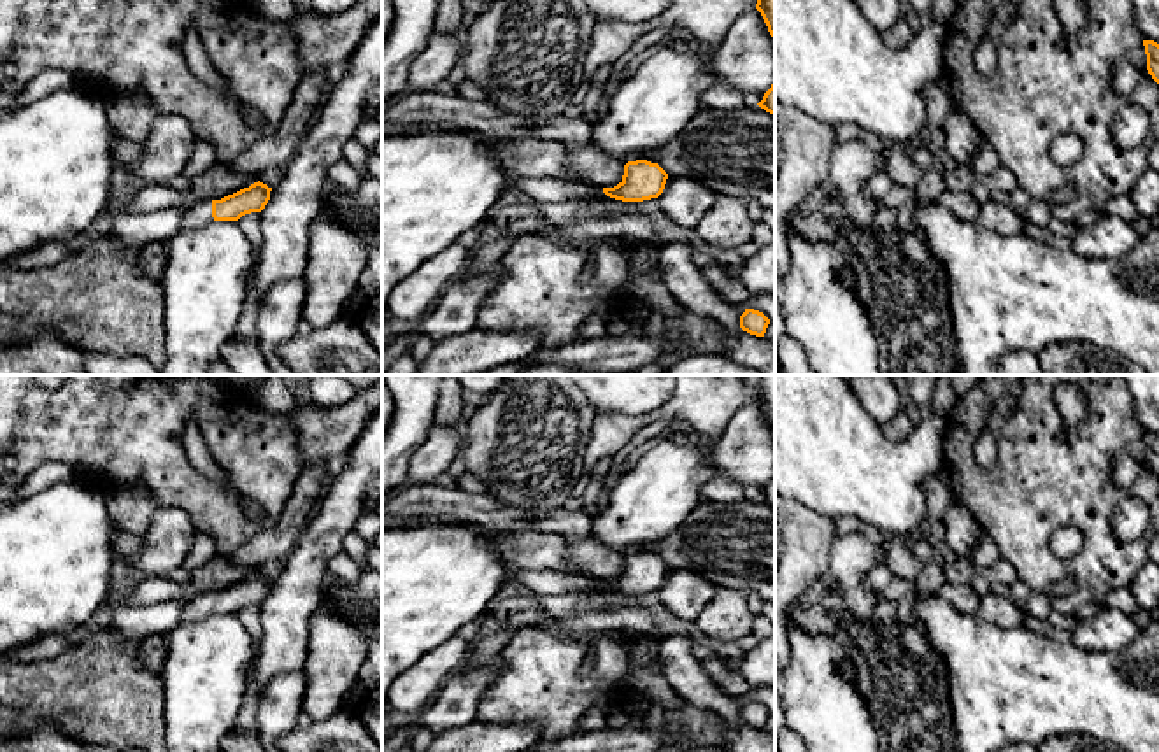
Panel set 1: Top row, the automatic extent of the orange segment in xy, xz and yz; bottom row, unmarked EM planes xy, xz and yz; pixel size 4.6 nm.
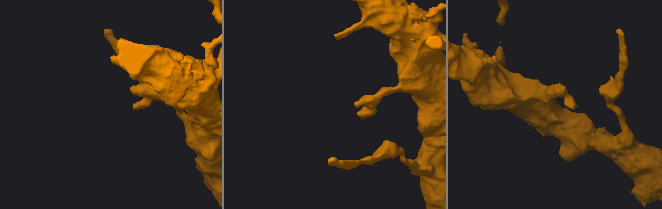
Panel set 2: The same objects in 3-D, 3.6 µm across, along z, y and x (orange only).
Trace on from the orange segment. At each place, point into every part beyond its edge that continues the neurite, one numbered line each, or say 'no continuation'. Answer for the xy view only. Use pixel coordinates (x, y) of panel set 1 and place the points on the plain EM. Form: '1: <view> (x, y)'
1: xy (199, 607)

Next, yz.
no continuation

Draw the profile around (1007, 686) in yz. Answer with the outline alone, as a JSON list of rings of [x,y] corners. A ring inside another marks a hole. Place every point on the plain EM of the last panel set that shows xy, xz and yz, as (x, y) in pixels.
[[[938,594],[915,598],[912,619],[924,628],[933,650],[947,664],[959,752],[999,752],[1010,743],[1036,747],[1068,734],[1115,743],[1126,752],[1159,752],[1159,621],[1140,629],[1136,642],[1122,652],[1092,652],[1057,643],[1024,626],[999,628],[977,614],[956,610]]]

